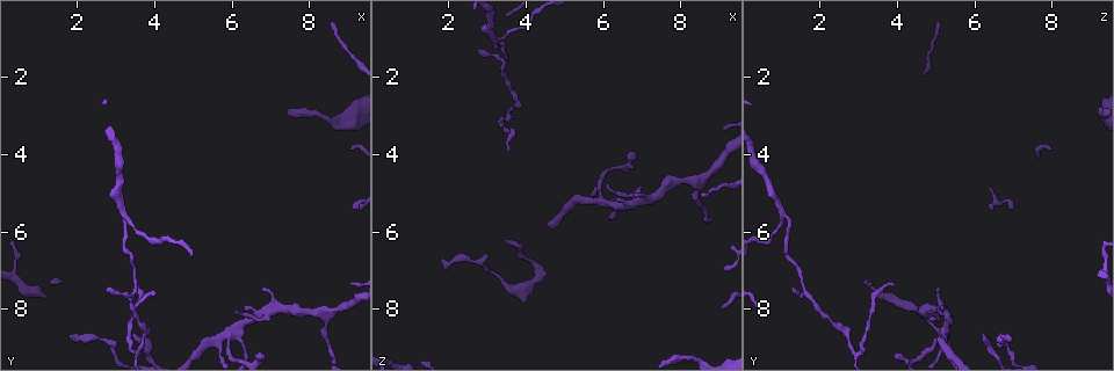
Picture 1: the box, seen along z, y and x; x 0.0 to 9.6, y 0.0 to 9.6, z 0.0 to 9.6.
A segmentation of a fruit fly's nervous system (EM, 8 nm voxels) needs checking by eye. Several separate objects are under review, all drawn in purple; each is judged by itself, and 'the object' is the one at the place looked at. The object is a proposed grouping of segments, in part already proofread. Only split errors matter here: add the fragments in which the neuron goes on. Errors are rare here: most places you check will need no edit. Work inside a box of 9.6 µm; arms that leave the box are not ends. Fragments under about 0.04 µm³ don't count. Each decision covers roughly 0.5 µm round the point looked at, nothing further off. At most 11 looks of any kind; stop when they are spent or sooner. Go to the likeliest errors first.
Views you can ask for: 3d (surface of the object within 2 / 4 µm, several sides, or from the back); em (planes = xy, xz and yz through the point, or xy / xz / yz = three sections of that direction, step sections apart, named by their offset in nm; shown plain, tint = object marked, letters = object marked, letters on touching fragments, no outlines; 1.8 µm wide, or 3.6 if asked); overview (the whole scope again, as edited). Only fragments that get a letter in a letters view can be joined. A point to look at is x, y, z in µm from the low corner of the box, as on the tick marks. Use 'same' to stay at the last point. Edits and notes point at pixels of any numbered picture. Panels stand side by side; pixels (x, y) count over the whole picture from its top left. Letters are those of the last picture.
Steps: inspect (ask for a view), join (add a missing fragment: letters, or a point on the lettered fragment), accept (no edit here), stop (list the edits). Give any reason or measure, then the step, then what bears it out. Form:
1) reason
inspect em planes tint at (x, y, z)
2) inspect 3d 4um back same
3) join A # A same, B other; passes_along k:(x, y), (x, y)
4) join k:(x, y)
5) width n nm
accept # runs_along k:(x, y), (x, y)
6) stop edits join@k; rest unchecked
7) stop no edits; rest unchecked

sudden change in width
inspect em xz step 16 tint at (3.20, 5.60, 1.05)

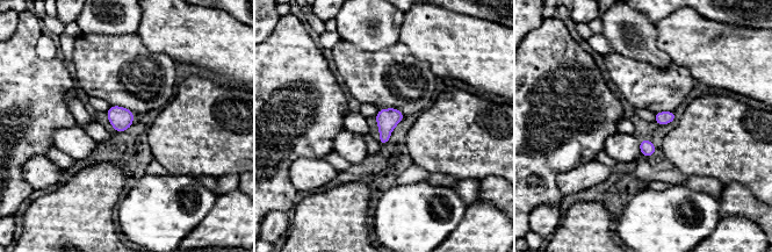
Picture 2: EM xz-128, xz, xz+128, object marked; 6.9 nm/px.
inspect em planes tint same

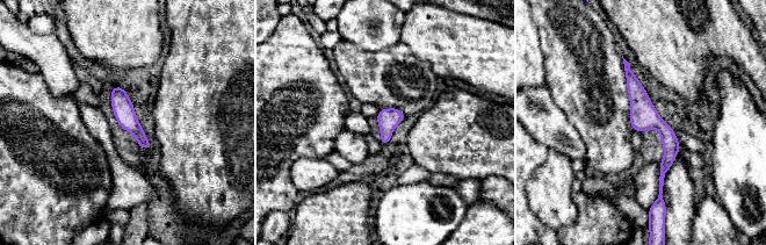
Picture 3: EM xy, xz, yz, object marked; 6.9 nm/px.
inspect em planes letters same

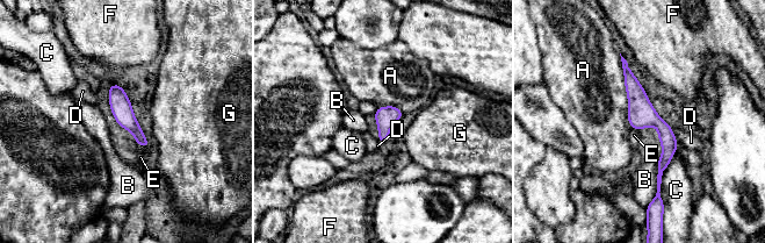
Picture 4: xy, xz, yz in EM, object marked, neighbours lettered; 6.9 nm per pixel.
longest_contact A 500 nm
accept # A other, B other, C other, D other, E other, F other, G other; runs_along 4:(625, 65), (664, 129), (661, 169); none of them fits

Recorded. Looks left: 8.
abrupt turn
inspect 3d 4um back at (5.95, 8.70, 5.20)

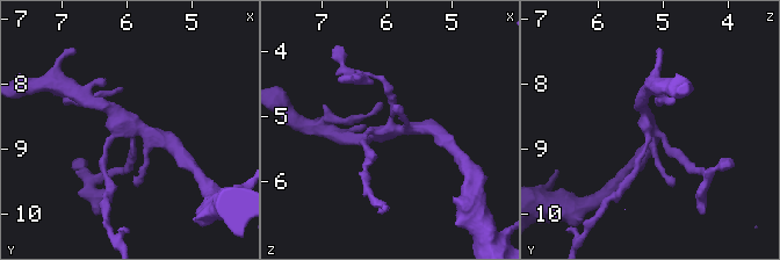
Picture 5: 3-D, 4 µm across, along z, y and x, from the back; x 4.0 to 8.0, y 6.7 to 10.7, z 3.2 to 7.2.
inspect em xy step 8 tint at (6.00, 8.65, 5.20)

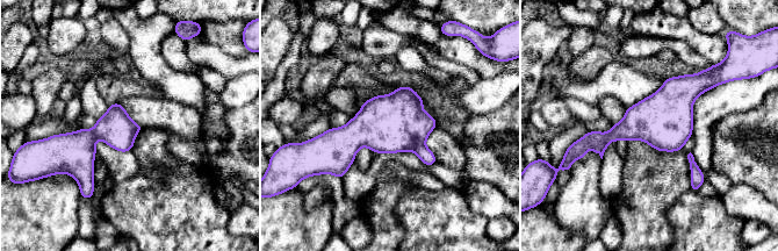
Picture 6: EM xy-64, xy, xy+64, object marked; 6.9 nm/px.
see the neighbours
inspect em xy step 8 letters same

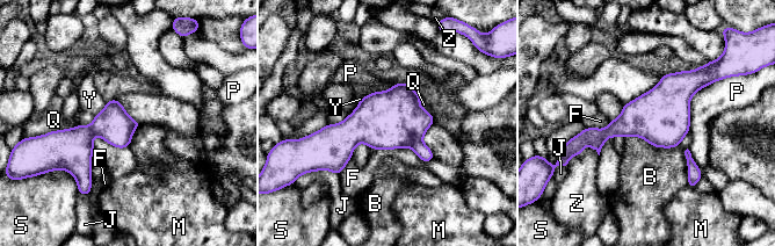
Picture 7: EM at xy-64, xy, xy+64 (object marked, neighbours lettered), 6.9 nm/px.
width 240 nm
accept # B other, F other, J other, M other, P other, Q other, S other, Y other, Z other; border 7:(81, 124), (51, 130), (48, 134); none of them fits

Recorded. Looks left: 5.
free end
inspect 3d 2um back at (3.55, 7.35, 3.90)

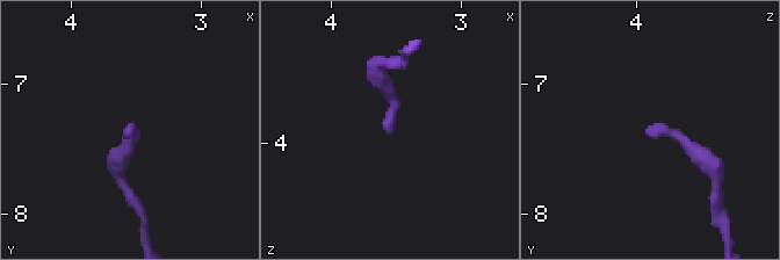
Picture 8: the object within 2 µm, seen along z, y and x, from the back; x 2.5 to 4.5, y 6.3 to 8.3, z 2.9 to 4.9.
now the EM
inspect em yz step 16 tint at (3.56, 7.30, 3.90)

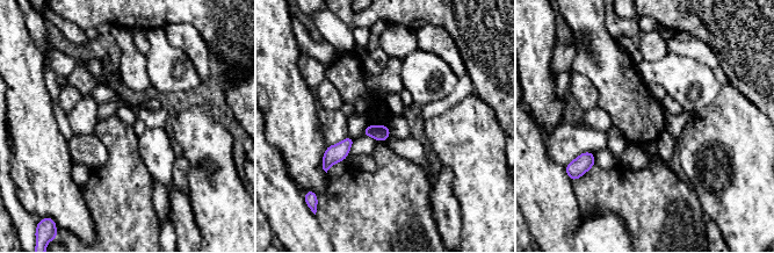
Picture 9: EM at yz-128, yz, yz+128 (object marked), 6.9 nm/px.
inspect em planes letters same

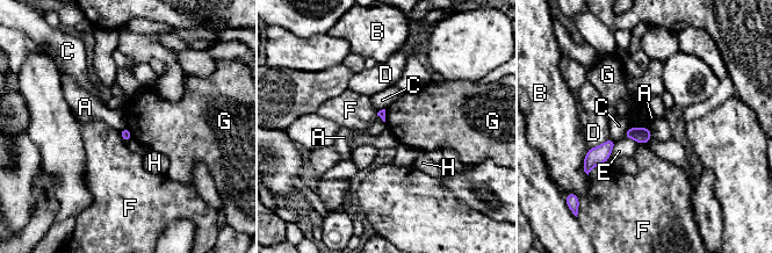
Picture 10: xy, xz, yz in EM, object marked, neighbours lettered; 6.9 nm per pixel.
width 60 nm
accept # A other, B other, C other, D other, E other, F other, G other, H other; border 10:(125, 127), (120, 131); no lettered fragment goes on from it

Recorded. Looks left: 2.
an open end
inspect 3d 4um back at (9.05, 7.25, 3.35)

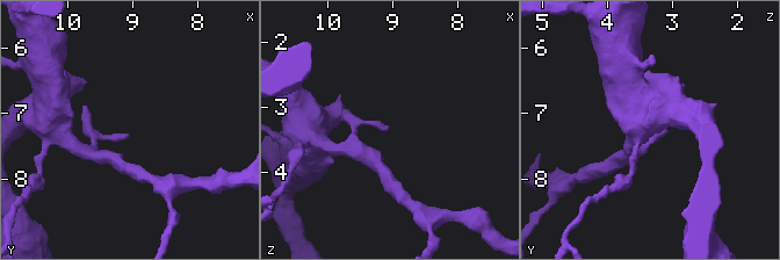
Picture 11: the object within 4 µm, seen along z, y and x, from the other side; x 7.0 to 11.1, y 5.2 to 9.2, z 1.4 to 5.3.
inspect em planes letters at (9.15, 7.30, 3.35)

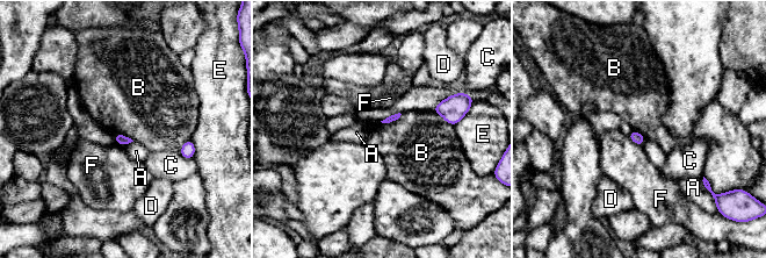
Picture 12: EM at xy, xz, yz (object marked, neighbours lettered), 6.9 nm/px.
accept # A other, B other, C other, D other, E other, F other; border 12:(431, 110), (454, 124); no lettered fragment goes on from it

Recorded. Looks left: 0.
stop no edits; rest unchecked

